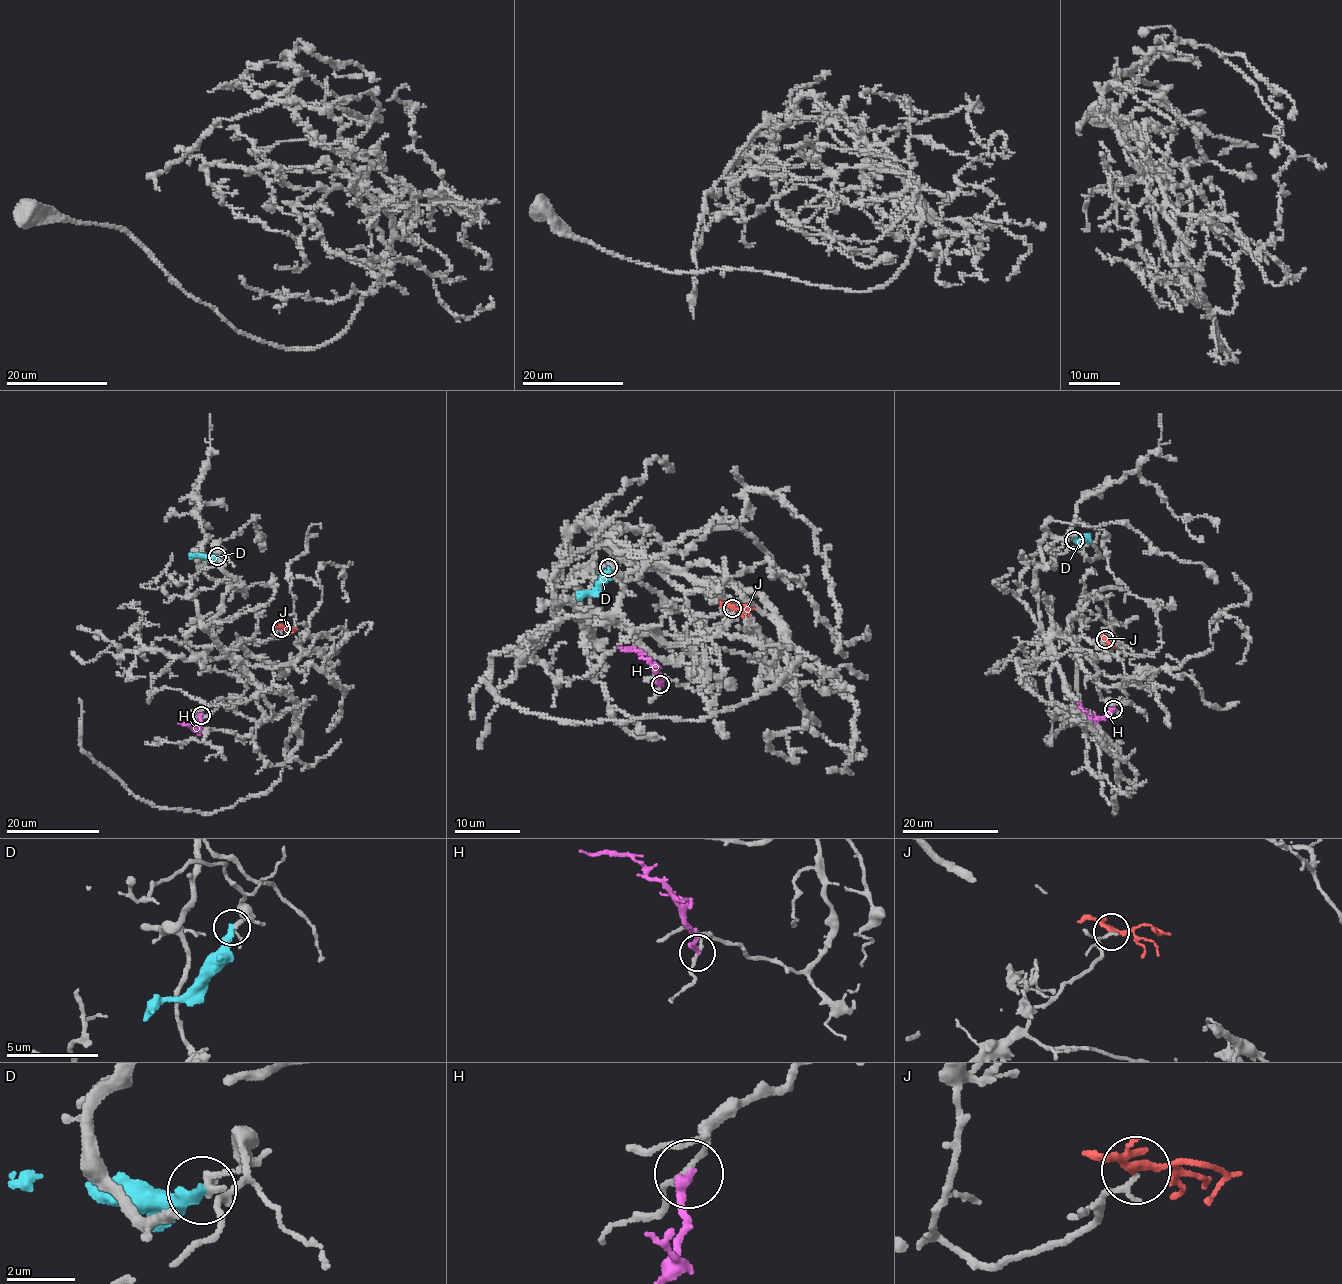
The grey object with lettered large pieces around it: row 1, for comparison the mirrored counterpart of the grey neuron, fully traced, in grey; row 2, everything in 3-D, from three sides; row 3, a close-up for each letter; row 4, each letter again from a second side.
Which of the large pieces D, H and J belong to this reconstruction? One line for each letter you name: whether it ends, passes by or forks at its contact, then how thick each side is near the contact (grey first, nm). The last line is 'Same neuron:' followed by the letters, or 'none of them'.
Same neuron: none of them

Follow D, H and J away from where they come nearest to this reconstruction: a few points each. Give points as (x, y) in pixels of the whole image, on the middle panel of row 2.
D: (609, 566), (594, 589), (583, 593), (577, 600)
H: (660, 684), (657, 669), (635, 649), (619, 648)
J: (732, 608), (747, 611), (746, 606)

